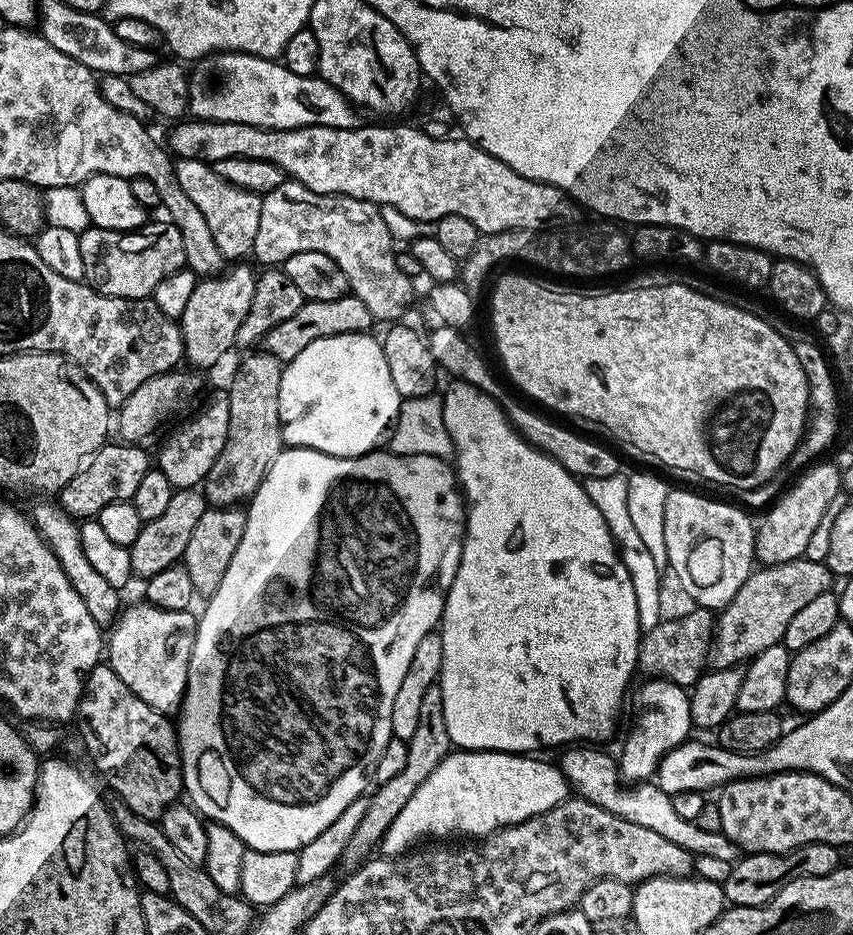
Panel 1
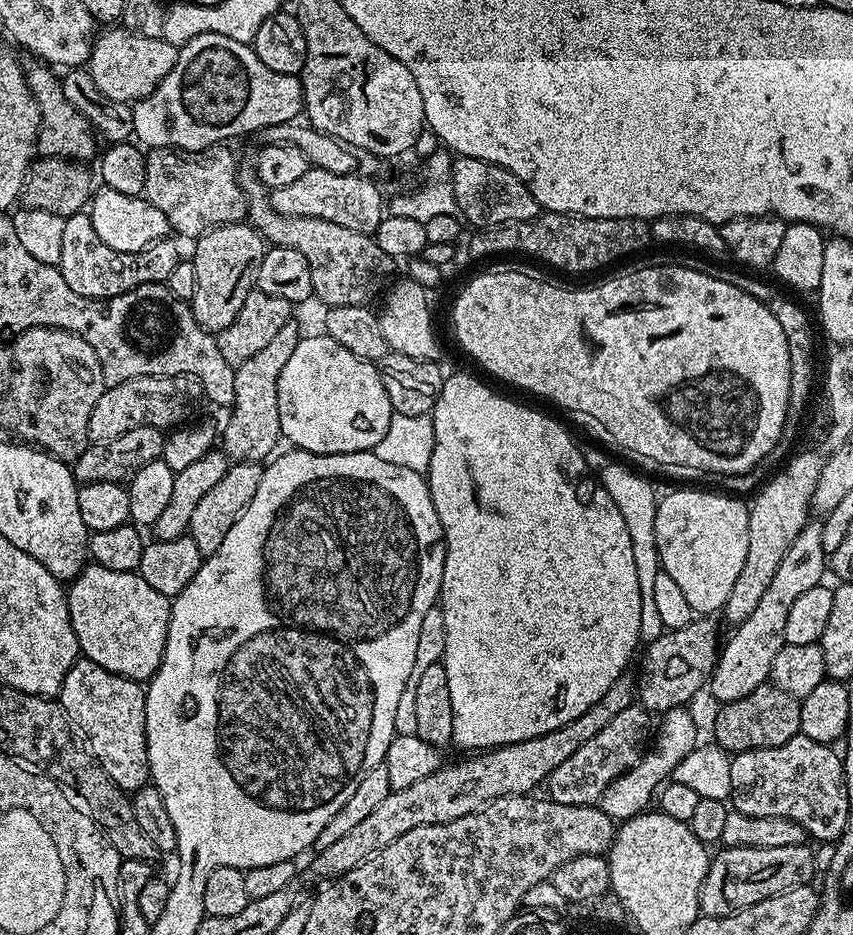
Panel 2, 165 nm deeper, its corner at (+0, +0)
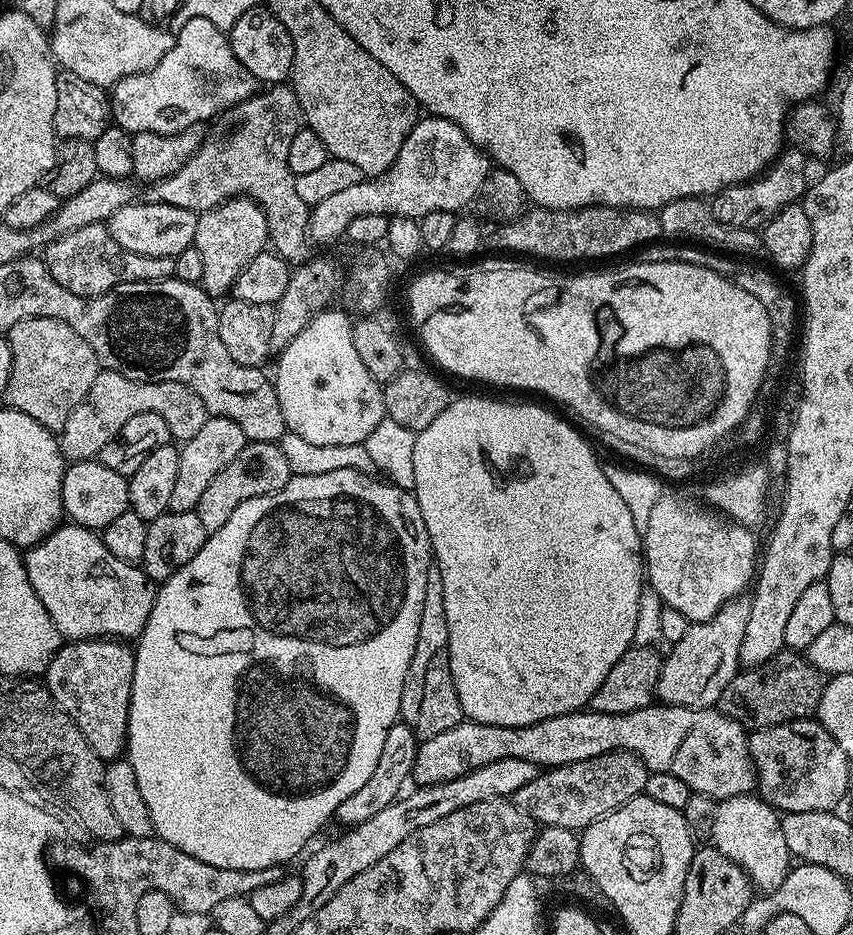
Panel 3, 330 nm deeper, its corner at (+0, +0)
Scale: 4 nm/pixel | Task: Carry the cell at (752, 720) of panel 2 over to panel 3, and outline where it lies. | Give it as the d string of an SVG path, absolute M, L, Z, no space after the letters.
M785 650L753 668L744 668L722 690L718 711L734 718L745 730L769 728L791 720L815 717L816 707L826 691L826 677L808 661L807 655Z

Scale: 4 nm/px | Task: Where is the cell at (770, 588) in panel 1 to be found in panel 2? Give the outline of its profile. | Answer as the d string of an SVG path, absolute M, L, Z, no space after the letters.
M696 618L691 624L665 630L657 640L647 641L643 649L644 661L640 664L640 680L638 676L638 703L650 714L663 714L671 708L685 707L688 699L695 694L699 688L703 689L707 685L713 668L716 666L718 655L718 640L716 644L716 624L712 618Z

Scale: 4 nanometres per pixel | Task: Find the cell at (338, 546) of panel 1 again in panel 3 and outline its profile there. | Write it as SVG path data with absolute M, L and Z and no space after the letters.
M340 469L327 471L326 474L293 475L292 479L286 482L286 486L282 486L282 490L242 502L242 506L238 506L238 510L234 510L234 514L226 518L226 526L211 533L208 541L202 546L202 550L198 550L198 554L194 554L190 562L156 588L156 601L150 610L150 618L146 618L146 626L140 631L134 644L136 661L130 694L130 710L128 711L126 759L134 766L134 778L138 778L138 790L142 790L146 810L150 810L155 835L161 840L170 842L178 850L198 858L198 862L206 862L210 866L218 866L226 870L275 868L287 865L287 860L294 859L319 834L320 827L327 820L331 821L335 817L338 806L342 806L342 802L346 802L346 798L350 798L354 790L360 789L370 779L370 774L374 774L374 766L378 766L378 757L382 755L382 742L386 742L386 734L390 726L397 723L400 715L402 686L410 662L414 658L414 646L418 642L418 618L422 618L422 598L426 598L426 574L433 563L432 543L415 495L409 489L400 488L387 479L377 478L368 472L359 472L357 469Z

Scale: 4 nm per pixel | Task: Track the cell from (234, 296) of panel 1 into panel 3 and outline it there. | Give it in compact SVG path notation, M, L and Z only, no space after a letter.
M234 196L218 206L199 213L196 217L196 242L198 254L202 254L202 278L200 284L213 298L227 297L242 270L246 270L255 256L269 247L266 214L258 204L246 196Z

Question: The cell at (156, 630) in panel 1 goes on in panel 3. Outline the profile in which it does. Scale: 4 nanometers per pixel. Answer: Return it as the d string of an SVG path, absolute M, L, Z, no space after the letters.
M61 523L42 542L23 553L26 574L34 594L42 598L46 614L61 637L69 641L89 638L119 638L128 642L139 637L156 601L156 588L143 567L122 562L106 550L103 535L81 524Z

